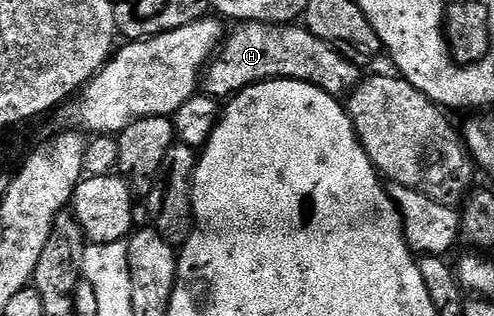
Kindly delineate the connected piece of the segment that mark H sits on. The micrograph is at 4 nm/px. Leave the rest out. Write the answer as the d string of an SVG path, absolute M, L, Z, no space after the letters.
M241 21L230 26L217 52L201 77L206 96L230 99L262 81L309 83L330 97L346 98L364 80L360 66L345 59L325 39L317 39L302 24L267 25L263 21Z

